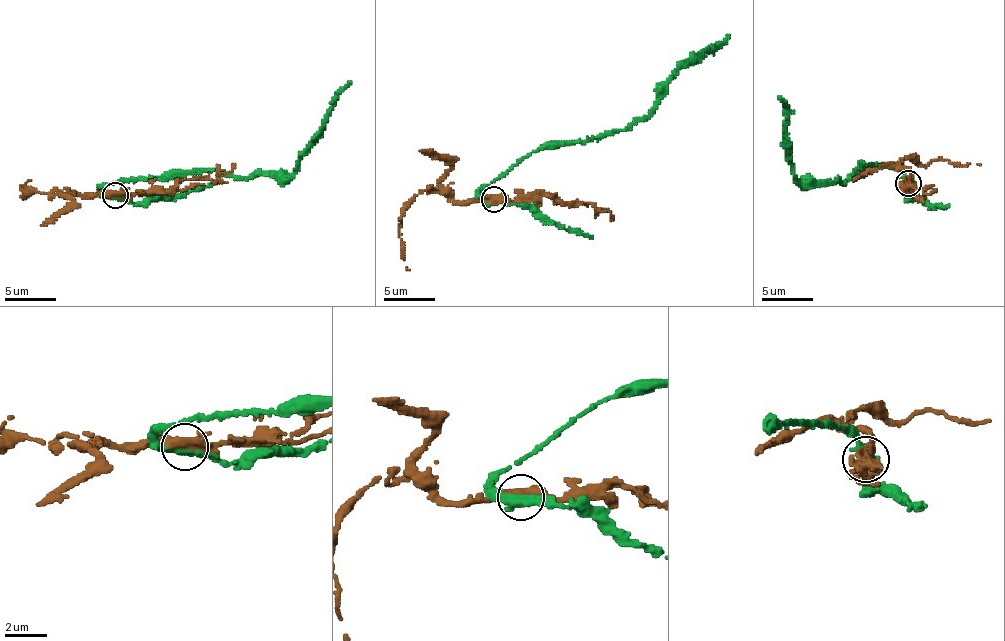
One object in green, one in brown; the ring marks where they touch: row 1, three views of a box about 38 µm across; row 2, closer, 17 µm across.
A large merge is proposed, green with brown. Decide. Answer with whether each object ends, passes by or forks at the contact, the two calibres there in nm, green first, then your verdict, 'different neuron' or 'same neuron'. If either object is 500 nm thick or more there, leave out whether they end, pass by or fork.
green passes by | brown forks | 420/400 nm | different neuron

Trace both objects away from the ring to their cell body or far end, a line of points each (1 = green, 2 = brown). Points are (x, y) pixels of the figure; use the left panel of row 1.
1: (116, 196), (103, 192), (108, 184), (219, 169), (250, 177), (289, 176), (351, 82)
2: (116, 196), (103, 190), (74, 195), (43, 193), (23, 196), (20, 186), (30, 180)

